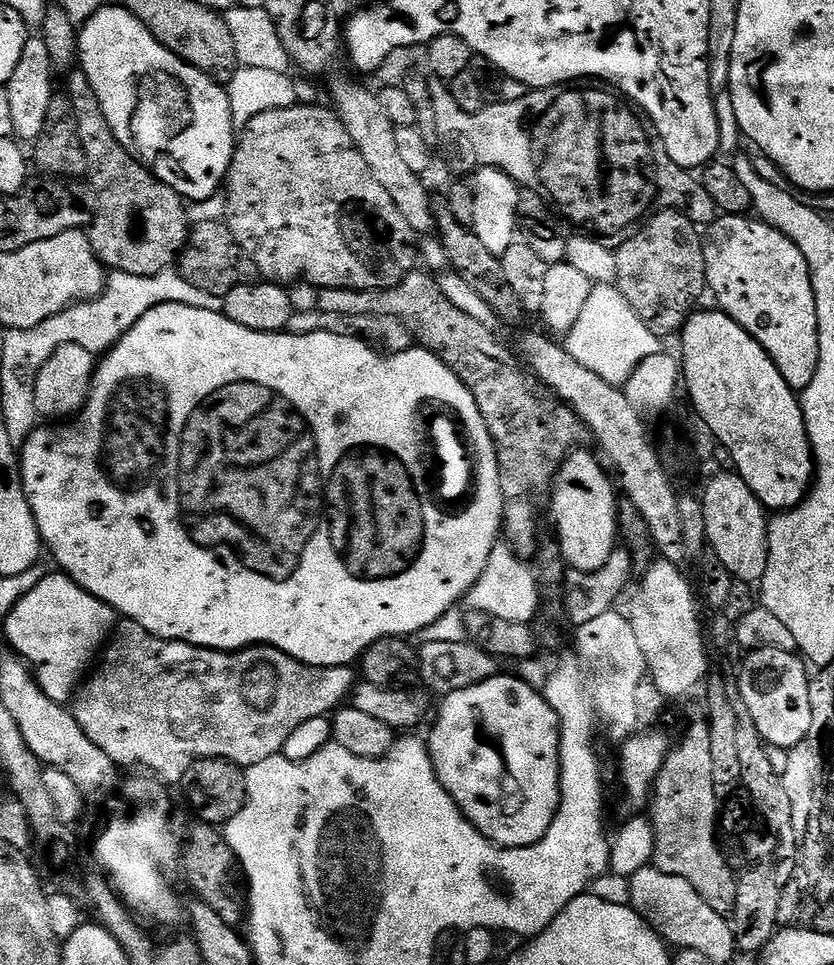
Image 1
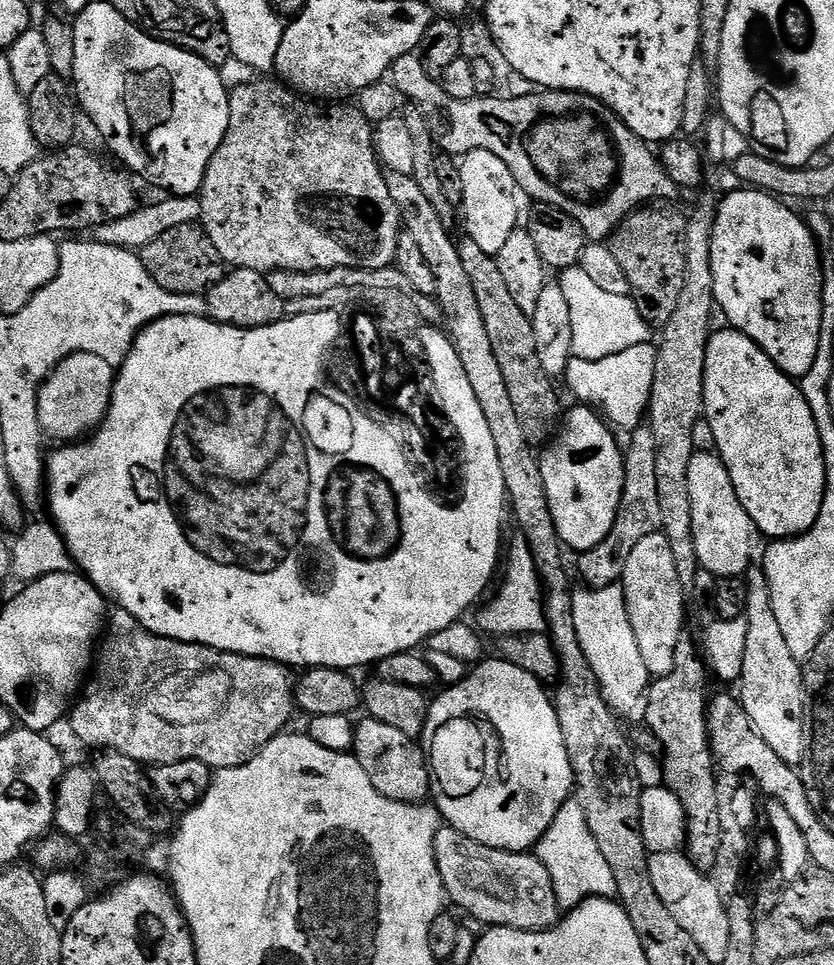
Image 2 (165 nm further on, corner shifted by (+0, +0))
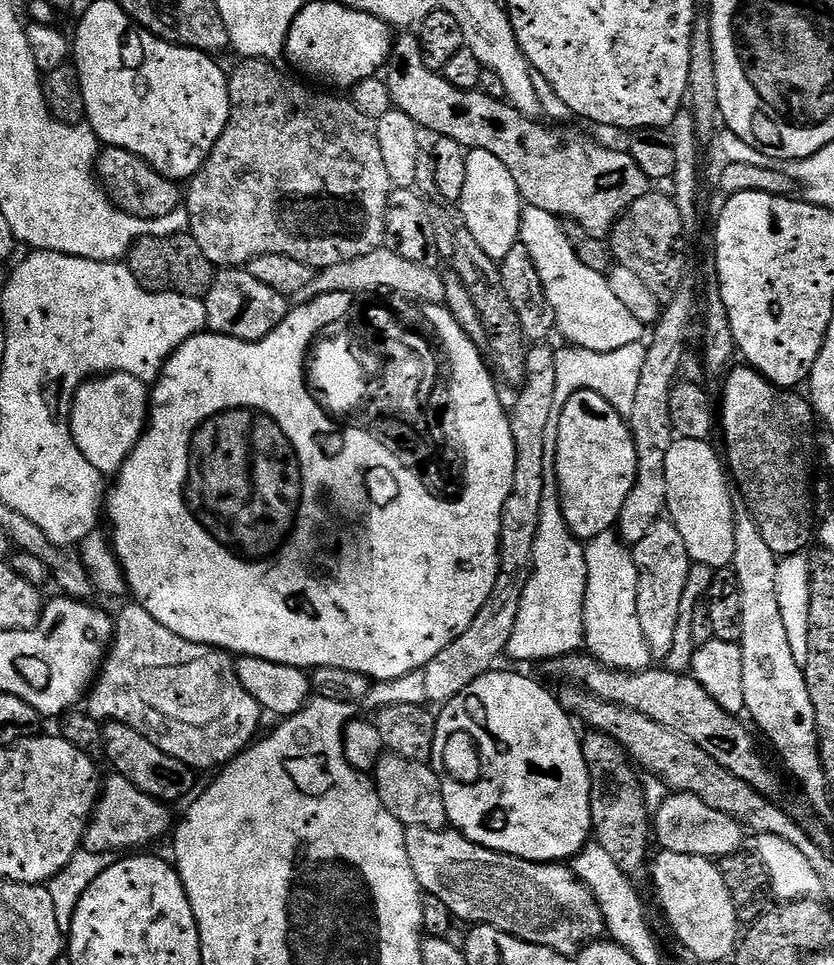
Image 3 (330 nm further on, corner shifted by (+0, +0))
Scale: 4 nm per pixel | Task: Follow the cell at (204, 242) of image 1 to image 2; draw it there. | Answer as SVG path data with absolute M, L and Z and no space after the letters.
M196 222L181 223L179 228L171 229L162 238L153 239L139 249L138 255L146 270L158 282L158 286L183 296L204 296L214 286L218 286L218 282L222 282L226 275L226 265L218 246L214 246L212 239Z

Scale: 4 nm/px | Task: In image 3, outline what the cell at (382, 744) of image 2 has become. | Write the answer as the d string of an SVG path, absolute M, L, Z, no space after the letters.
M388 752L375 766L374 783L378 798L382 798L382 806L386 806L386 810L390 810L390 814L394 814L405 828L422 826L426 830L442 832L449 827L440 774L431 763L410 762L410 758Z

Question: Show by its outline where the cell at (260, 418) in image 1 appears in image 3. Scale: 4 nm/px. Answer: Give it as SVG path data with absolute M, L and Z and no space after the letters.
M348 290L324 292L297 308L295 305L288 317L269 336L253 344L238 338L217 336L215 332L205 330L178 346L151 389L148 426L143 438L137 442L136 449L120 467L115 481L117 484L113 488L111 485L107 493L106 516L112 519L116 556L124 567L131 599L142 605L158 623L166 626L166 630L195 644L223 648L237 657L257 656L305 670L334 666L342 670L354 670L367 676L369 681L379 682L421 671L433 658L442 654L452 640L464 633L466 626L474 622L478 610L482 610L486 598L490 598L488 588L490 577L494 574L492 561L498 549L495 529L501 516L501 503L507 495L509 484L512 484L512 456L516 450L508 421L509 413L506 404L500 401L497 381L481 345L469 338L466 330L458 326L458 318L454 318L454 314L450 314L450 310L440 302L428 302L428 316L432 316L436 330L440 328L440 338L447 342L451 363L456 367L458 398L468 408L466 447L470 461L470 494L466 503L436 504L436 500L430 499L428 492L424 492L424 488L420 488L420 484L416 484L408 472L400 469L400 464L396 464L392 456L384 453L384 448L380 448L376 440L368 440L368 436L363 436L361 432L338 434L325 428L322 417L314 414L314 406L309 405L304 397L304 388L298 383L298 361L304 357L304 344L308 344L308 336L312 336L316 328L328 324L328 320L336 320L344 308L348 308Z

